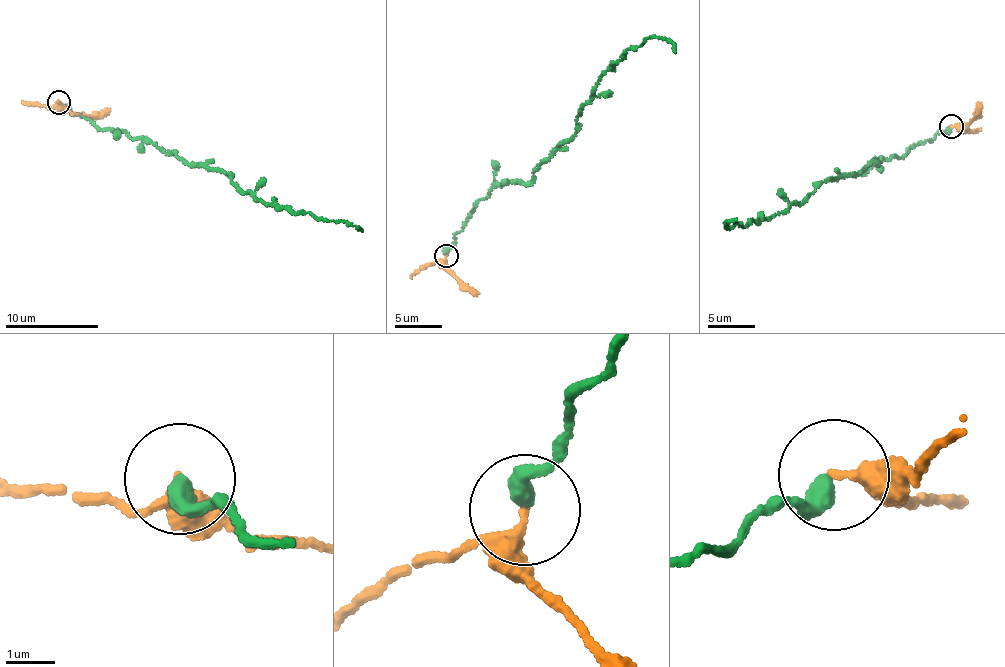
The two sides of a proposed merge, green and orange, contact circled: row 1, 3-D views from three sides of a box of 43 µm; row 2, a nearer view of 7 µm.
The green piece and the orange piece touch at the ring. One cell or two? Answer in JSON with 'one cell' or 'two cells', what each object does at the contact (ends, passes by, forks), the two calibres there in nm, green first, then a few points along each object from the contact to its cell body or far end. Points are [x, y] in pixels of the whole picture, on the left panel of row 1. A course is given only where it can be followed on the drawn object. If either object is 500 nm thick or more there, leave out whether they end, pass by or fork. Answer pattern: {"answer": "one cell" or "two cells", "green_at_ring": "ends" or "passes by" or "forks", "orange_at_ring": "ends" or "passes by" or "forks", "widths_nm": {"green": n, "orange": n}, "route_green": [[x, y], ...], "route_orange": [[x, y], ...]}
{"answer": "one cell", "green_at_ring": "ends", "orange_at_ring": "passes by", "widths_nm": {"green": 380, "orange": 220}, "route_green": [[58, 102], [100, 129], [143, 136], [189, 163], [225, 172], [258, 199], [340, 220], [362, 231]], "route_orange": [[58, 102], [73, 113], [95, 116], [110, 109]]}

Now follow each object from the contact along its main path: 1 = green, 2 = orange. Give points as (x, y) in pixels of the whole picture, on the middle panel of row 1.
1: (445, 255), (478, 200), (503, 183), (530, 183), (573, 139), (596, 84), (627, 49), (665, 37), (674, 52)
2: (445, 255), (445, 268), (479, 293)

